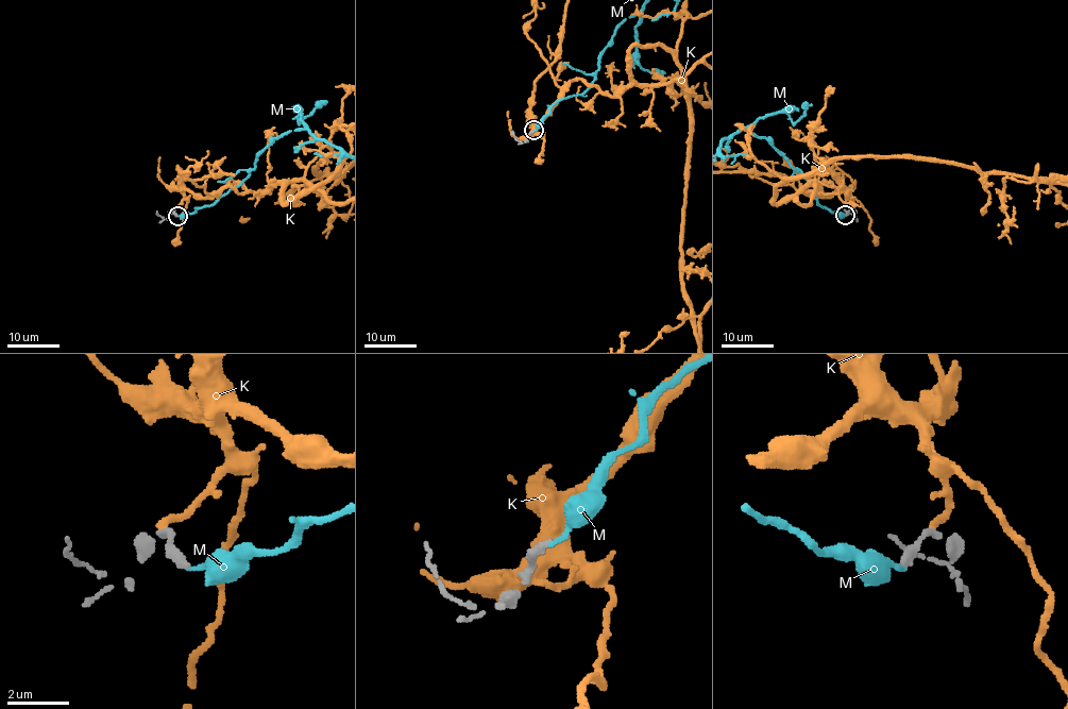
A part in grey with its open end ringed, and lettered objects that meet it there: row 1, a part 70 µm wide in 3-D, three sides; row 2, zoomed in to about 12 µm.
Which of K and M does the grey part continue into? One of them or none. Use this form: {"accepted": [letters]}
{"accepted": []}

